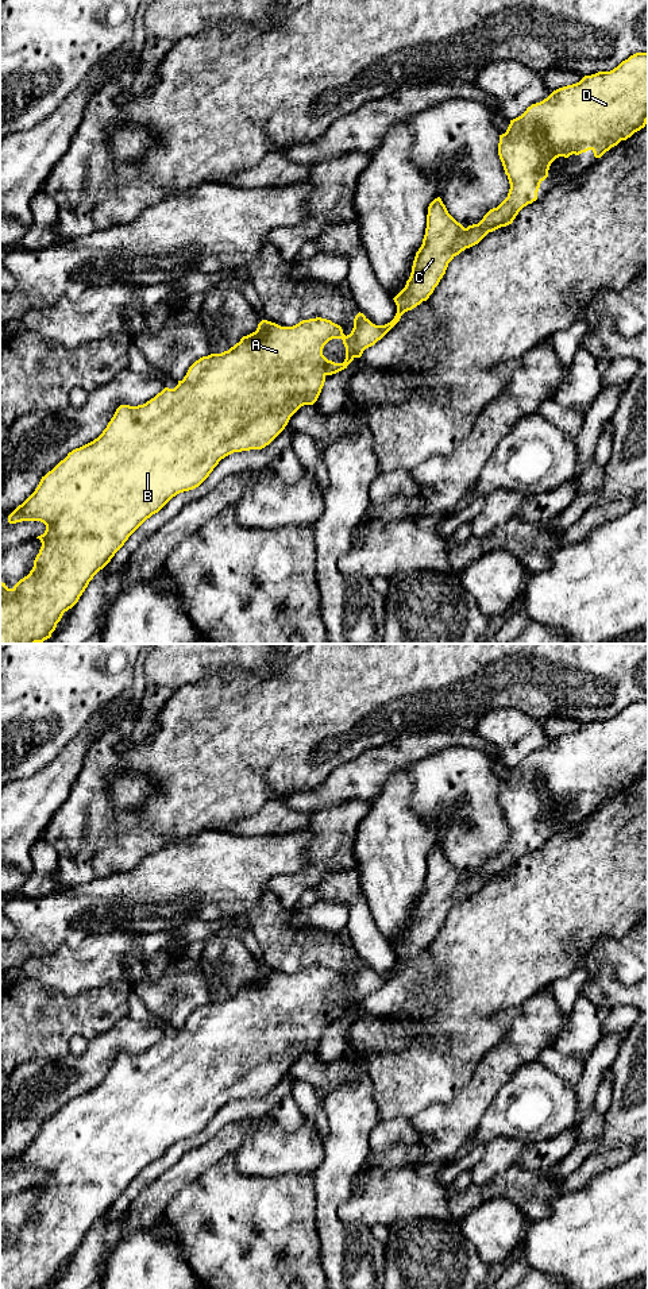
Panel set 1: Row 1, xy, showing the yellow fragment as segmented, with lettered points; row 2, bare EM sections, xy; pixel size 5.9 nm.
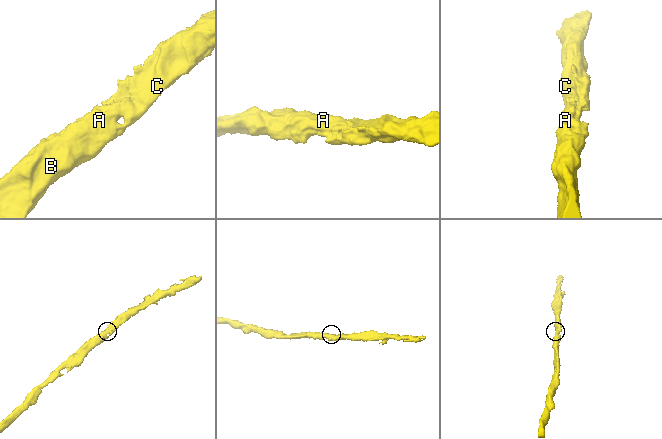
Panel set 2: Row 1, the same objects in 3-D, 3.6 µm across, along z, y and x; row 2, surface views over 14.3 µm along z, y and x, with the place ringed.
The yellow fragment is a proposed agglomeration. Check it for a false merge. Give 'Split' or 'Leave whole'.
Leave whole

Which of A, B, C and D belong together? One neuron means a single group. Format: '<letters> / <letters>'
A B C D

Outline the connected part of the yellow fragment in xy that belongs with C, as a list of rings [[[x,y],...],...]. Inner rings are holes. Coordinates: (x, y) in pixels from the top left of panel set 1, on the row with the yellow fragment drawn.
[[[636,53],[610,72],[585,76],[576,84],[554,90],[547,99],[532,104],[521,116],[510,120],[506,132],[500,135],[498,155],[510,189],[497,208],[490,209],[478,224],[464,228],[448,213],[440,197],[429,204],[423,244],[416,252],[405,287],[393,298],[397,313],[390,323],[375,325],[359,312],[354,319],[351,333],[346,336],[340,325],[321,317],[302,320],[293,327],[281,327],[262,320],[255,332],[243,336],[228,351],[196,360],[174,389],[165,387],[143,405],[120,405],[97,439],[69,452],[42,476],[35,491],[8,516],[9,524],[40,521],[46,525],[46,530],[36,537],[42,547],[30,574],[12,588],[0,583],[0,644],[36,644],[50,638],[63,613],[78,602],[93,576],[111,561],[147,518],[158,513],[177,494],[198,487],[225,456],[269,445],[301,406],[317,401],[327,375],[347,368],[366,348],[381,340],[405,312],[429,298],[446,274],[448,263],[456,255],[478,244],[489,232],[512,224],[524,207],[536,201],[540,184],[548,177],[549,166],[556,158],[568,158],[589,150],[595,158],[601,158],[621,140],[644,128],[647,121],[648,53]],[[332,339],[343,340],[346,347],[343,363],[335,363],[323,355],[324,346]]]

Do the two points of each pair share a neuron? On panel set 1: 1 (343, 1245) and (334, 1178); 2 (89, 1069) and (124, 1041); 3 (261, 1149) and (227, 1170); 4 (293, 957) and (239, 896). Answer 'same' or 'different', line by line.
1: same
2: same
3: different
4: different

